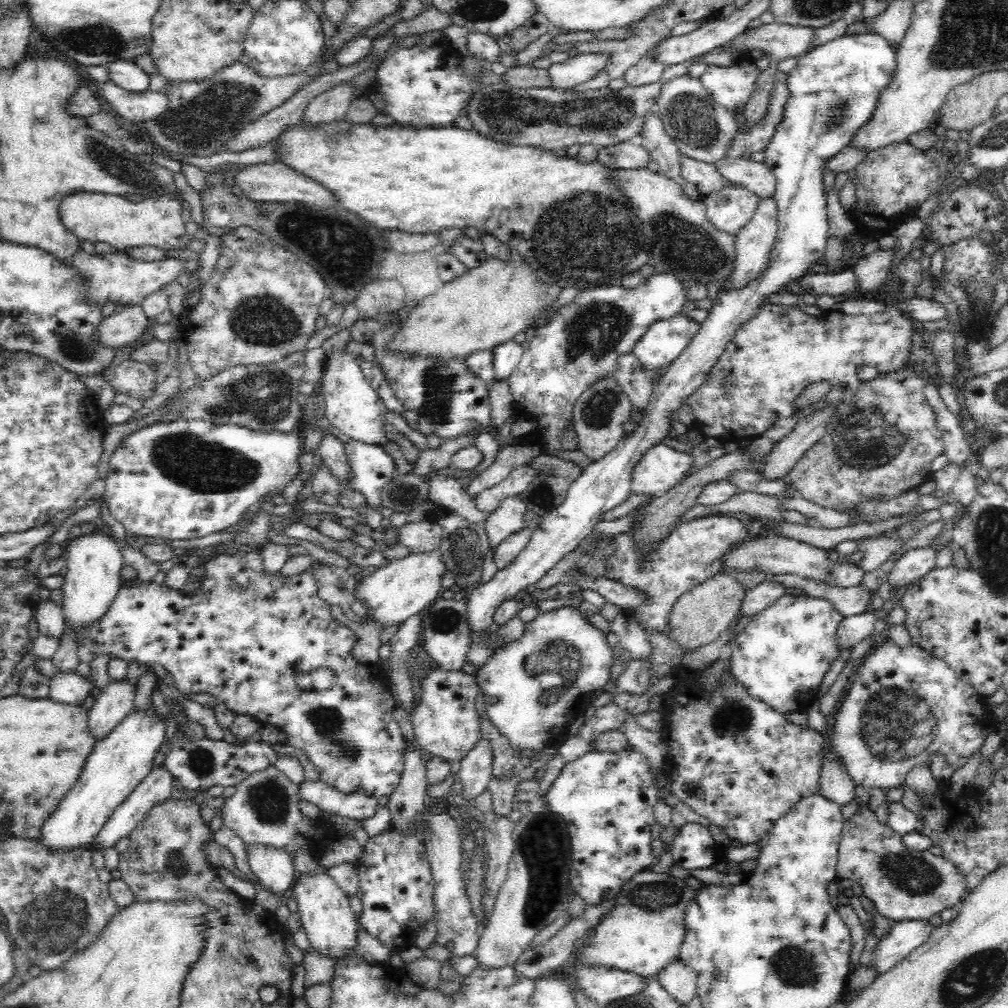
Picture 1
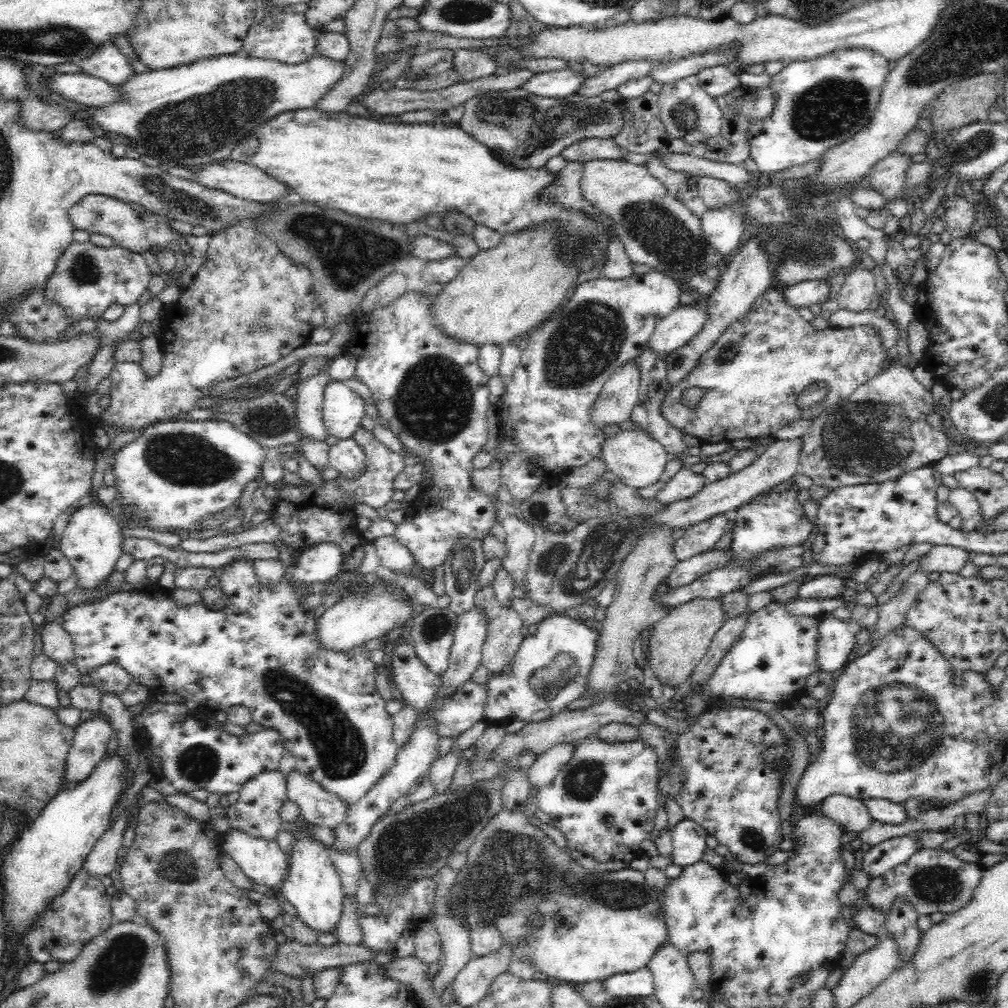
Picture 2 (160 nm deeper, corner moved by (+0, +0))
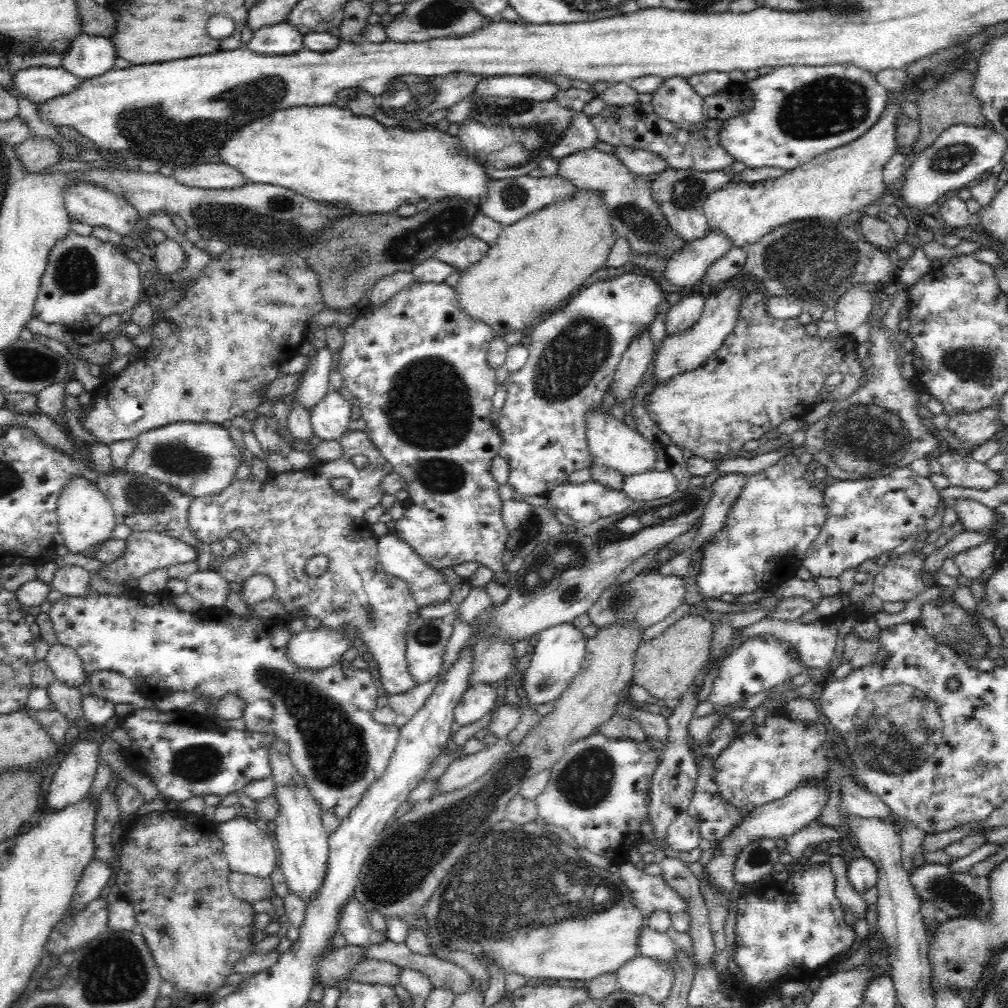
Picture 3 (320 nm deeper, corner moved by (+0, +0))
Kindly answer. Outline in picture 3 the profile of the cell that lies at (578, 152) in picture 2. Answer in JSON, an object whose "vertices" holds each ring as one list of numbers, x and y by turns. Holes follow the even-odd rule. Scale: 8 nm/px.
{"vertices":[[576,111,571,119,571,126,563,133,560,141,552,146,550,156,553,159,567,157,578,150,591,149,597,141,595,127,591,124,589,116,580,111]]}

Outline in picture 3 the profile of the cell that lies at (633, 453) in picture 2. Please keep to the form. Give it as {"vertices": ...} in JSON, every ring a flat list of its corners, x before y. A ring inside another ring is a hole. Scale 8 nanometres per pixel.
{"vertices":[[602,405,586,414,586,427,588,450,597,462,609,469,616,469,624,477,653,469,656,455,651,443,638,431,630,429,622,420,617,419,609,410,602,409]]}

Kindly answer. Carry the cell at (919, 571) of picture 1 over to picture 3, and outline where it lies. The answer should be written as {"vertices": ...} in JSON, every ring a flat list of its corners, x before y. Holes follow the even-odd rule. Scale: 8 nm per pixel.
{"vertices":[[989,540,983,544,974,546,969,550,960,552,956,558,953,558,960,573,968,579,978,579,980,576,991,569,994,550,997,548,995,540]]}

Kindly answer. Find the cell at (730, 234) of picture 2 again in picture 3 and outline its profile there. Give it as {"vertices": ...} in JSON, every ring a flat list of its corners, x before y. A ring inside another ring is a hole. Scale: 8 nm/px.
{"vertices":[[709,229,707,235,685,244,682,249,672,254,661,275,672,286,684,288,696,285,706,274,708,267,730,247,728,237]]}

